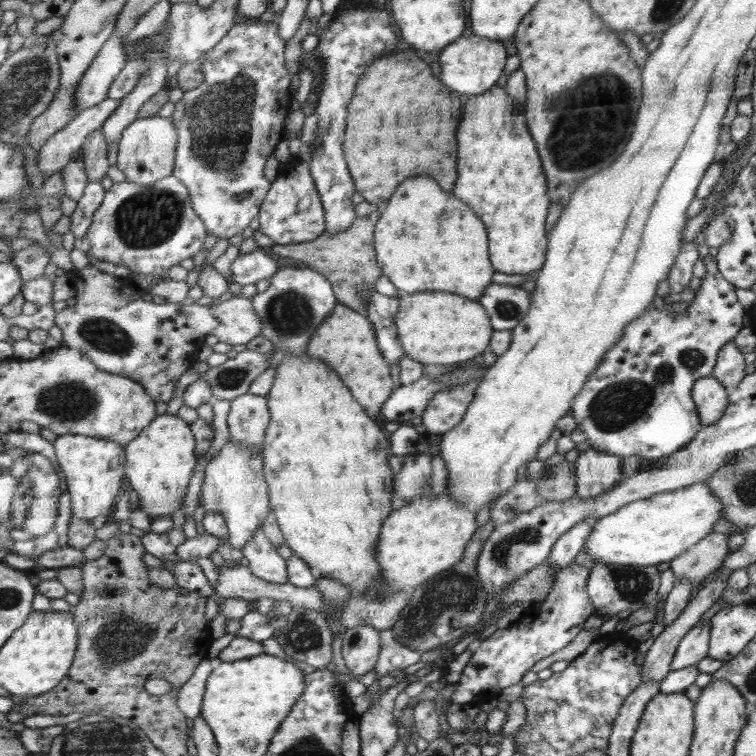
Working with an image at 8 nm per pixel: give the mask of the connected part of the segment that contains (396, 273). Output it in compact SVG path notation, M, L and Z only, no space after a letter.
M406 178L398 194L381 206L373 231L377 265L403 294L445 291L479 300L495 273L488 260L488 238L482 220L470 206L444 192L432 178Z

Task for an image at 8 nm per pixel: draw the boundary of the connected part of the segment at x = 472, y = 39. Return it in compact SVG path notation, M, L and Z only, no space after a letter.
M471 35L466 38L458 38L452 45L449 45L442 52L438 52L441 71L440 78L446 82L456 93L467 95L479 95L486 93L497 84L498 78L502 76L504 65L508 54L501 41L493 41L478 35Z

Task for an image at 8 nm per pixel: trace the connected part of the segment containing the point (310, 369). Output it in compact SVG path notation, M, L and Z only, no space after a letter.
M306 352L302 355L284 353L280 363L275 369L276 375L272 387L265 396L270 412L270 420L265 430L264 448L262 450L262 454L264 454L262 474L265 481L270 482L269 506L275 513L284 541L292 549L294 555L298 555L304 562L308 563L311 570L316 573L317 578L336 579L336 581L348 585L351 594L368 596L371 593L376 593L376 591L382 589L383 585L385 586L385 583L383 584L382 580L380 580L380 566L378 566L377 554L378 537L381 536L382 524L392 512L391 500L392 494L394 494L393 468L386 464L388 444L380 444L380 440L384 440L384 432L374 420L370 420L366 416L365 407L357 399L354 400L350 390L344 386L344 381L323 360L311 358Z

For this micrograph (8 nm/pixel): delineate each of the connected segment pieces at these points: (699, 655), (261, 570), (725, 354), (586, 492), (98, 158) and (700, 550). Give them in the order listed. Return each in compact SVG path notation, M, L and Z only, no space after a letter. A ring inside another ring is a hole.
M710 620L698 622L693 629L682 638L677 652L674 653L672 670L682 670L686 666L694 666L709 656Z
M262 527L254 531L254 537L242 545L244 558L254 576L278 584L289 581L286 560L278 555L277 548L268 541Z
M734 341L726 344L718 353L717 365L713 370L713 378L722 382L726 389L734 389L737 384L744 380L745 374L745 354L742 353Z
M588 449L578 455L576 463L576 495L584 500L597 498L600 494L614 489L626 476L622 472L622 457L594 449Z
M98 128L94 134L90 134L86 140L84 150L84 160L88 169L88 178L91 182L100 181L108 177L108 172L112 168L110 158L108 158L108 140L104 136L103 128Z
M734 533L710 534L687 549L686 553L673 558L669 568L674 574L674 584L690 580L690 584L698 585L705 581L729 556L730 535Z

